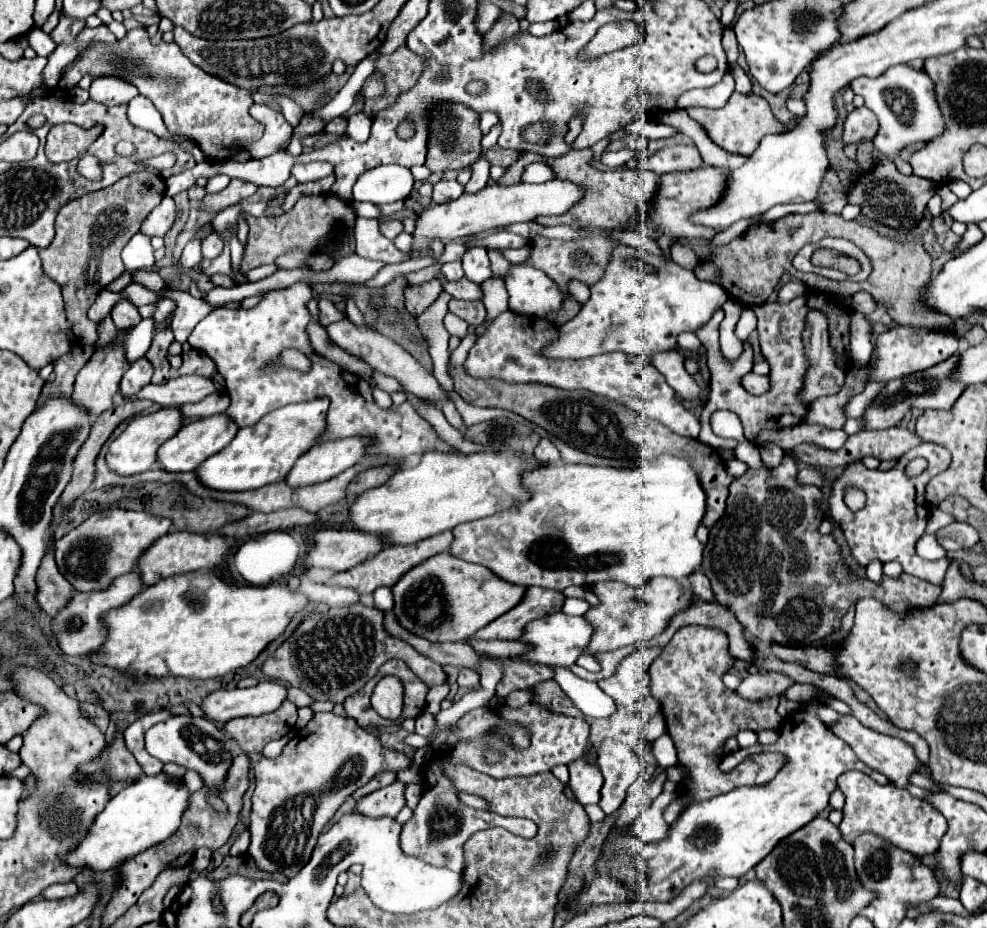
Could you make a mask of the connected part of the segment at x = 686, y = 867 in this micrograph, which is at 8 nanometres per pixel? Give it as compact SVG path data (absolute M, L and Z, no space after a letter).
M803 710L789 714L787 722L781 726L779 740L775 744L757 744L753 748L743 748L725 754L719 764L719 770L729 772L747 756L769 750L781 752L787 758L787 762L771 782L761 786L739 786L727 794L719 794L709 800L689 798L677 822L669 824L667 836L659 842L641 842L639 838L631 836L631 824L611 828L601 856L613 858L613 854L619 854L619 850L623 850L631 852L633 858L643 858L647 862L649 884L643 888L637 884L621 882L619 878L613 878L613 874L601 870L595 872L589 886L585 886L579 894L567 900L567 906L581 906L583 910L587 910L589 906L623 904L635 902L638 898L653 898L649 902L673 902L693 882L705 882L709 886L715 886L715 880L721 876L741 878L745 872L755 868L755 864L759 864L781 838L799 830L801 826L811 822L823 808L827 808L829 794L837 784L837 776L841 776L843 772L863 770L879 784L889 782L885 774L863 764L853 754L853 750L841 738L829 732L829 728L817 716Z

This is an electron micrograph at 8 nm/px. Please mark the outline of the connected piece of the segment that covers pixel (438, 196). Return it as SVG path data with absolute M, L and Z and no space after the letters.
M441 180L435 184L435 190L433 190L433 200L437 204L441 202L449 202L449 200L455 200L463 194L463 186L457 182L457 180Z

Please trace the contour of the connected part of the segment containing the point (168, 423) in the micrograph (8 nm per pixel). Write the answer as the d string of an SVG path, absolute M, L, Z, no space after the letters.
M161 408L147 416L135 416L129 422L129 426L121 432L121 436L111 442L107 450L107 468L119 476L131 476L151 470L157 460L157 448L173 434L177 434L177 430L181 428L181 420L183 416L179 414L179 410L167 410L167 408Z

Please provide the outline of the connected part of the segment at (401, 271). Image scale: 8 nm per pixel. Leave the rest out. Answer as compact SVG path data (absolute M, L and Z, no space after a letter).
M432 256L417 257L413 260L406 260L398 264L389 264L382 268L375 278L364 283L366 287L379 288L390 283L396 276L405 275L412 271L418 271L431 264L437 263Z

